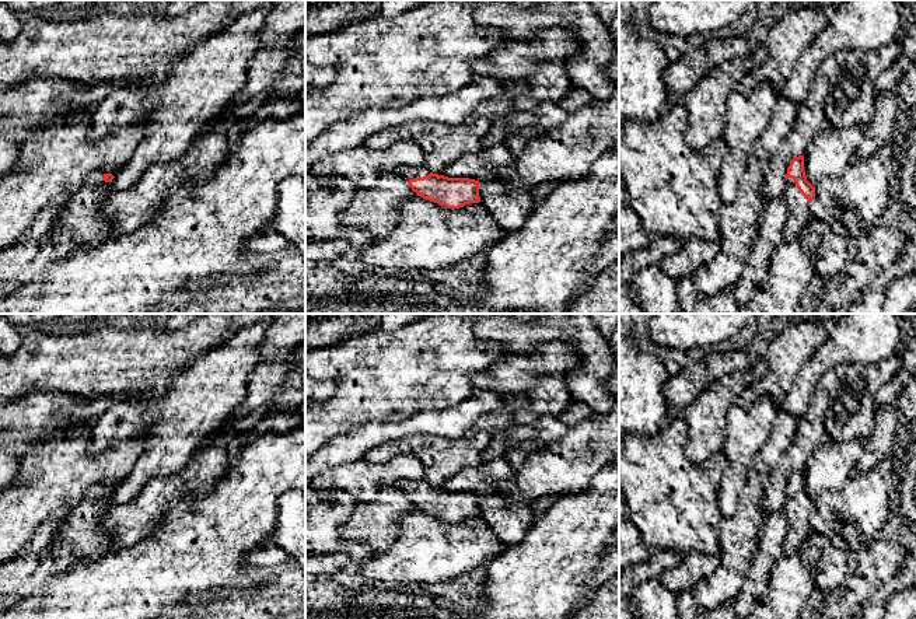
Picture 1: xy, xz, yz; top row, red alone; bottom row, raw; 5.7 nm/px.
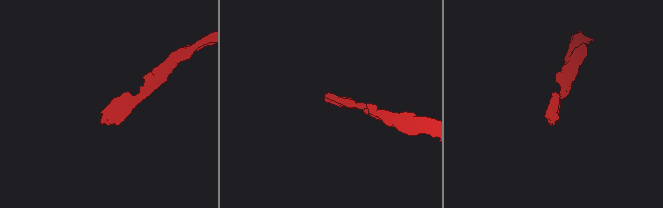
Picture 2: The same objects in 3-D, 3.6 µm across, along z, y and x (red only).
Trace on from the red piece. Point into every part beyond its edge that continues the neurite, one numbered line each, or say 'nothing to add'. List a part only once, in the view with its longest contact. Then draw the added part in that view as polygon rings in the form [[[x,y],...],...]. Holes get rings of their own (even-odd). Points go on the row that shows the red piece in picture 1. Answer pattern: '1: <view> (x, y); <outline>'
1: yz (799, 210); [[[793,178],[786,181],[783,197],[787,204],[784,241],[797,239],[812,218],[811,203],[801,195]]]

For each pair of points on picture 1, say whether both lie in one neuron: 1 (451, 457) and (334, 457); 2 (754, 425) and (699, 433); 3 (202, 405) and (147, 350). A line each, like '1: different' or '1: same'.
1: different
2: different
3: different

